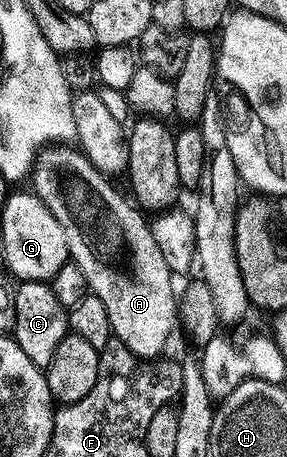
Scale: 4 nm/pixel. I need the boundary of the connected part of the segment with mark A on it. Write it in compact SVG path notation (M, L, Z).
M74 145L43 146L40 153L34 157L33 179L33 194L38 196L64 229L70 259L76 265L80 265L80 269L84 269L84 277L88 277L88 285L93 295L104 301L113 336L139 357L159 356L163 352L161 349L166 343L166 338L173 333L174 327L176 331L178 305L176 287L174 291L174 283L170 280L172 272L164 261L164 253L160 253L160 245L148 219L146 223L147 216L129 198L126 200L110 184L113 182L95 169L92 161Z

